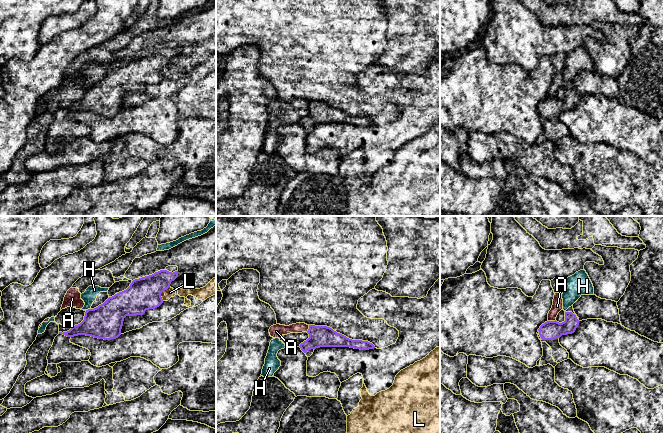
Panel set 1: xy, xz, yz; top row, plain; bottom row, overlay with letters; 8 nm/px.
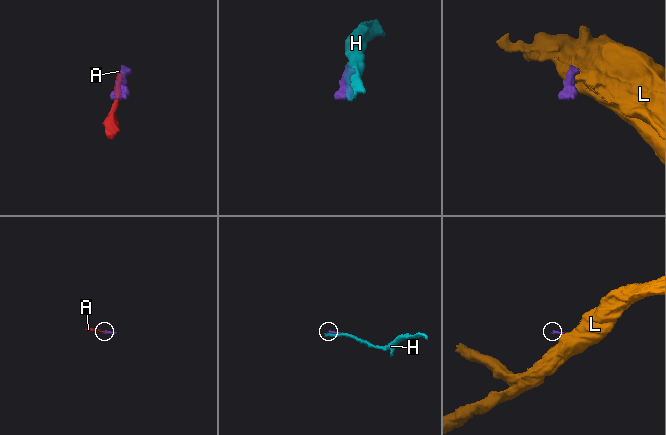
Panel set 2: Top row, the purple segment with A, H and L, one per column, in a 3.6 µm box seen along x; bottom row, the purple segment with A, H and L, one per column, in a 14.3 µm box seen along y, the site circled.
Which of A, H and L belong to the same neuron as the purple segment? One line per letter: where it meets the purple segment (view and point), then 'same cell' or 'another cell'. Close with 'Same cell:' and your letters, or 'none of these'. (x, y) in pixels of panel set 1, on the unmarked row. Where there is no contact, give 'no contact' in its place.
A: yz (551, 97) | another cell
H: xy (88, 85) | another cell
L: xy (161, 68) | another cell
Same cell: none of these

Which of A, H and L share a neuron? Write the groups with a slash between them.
A / H / L

